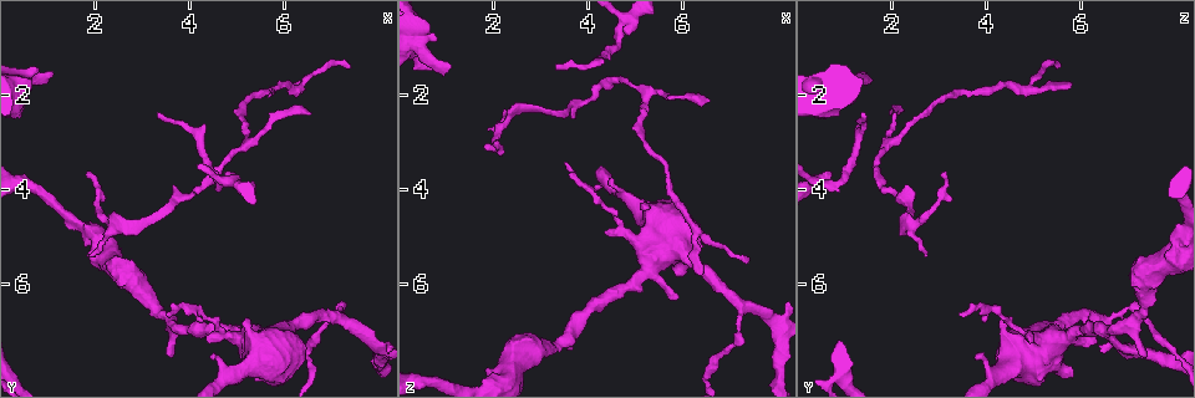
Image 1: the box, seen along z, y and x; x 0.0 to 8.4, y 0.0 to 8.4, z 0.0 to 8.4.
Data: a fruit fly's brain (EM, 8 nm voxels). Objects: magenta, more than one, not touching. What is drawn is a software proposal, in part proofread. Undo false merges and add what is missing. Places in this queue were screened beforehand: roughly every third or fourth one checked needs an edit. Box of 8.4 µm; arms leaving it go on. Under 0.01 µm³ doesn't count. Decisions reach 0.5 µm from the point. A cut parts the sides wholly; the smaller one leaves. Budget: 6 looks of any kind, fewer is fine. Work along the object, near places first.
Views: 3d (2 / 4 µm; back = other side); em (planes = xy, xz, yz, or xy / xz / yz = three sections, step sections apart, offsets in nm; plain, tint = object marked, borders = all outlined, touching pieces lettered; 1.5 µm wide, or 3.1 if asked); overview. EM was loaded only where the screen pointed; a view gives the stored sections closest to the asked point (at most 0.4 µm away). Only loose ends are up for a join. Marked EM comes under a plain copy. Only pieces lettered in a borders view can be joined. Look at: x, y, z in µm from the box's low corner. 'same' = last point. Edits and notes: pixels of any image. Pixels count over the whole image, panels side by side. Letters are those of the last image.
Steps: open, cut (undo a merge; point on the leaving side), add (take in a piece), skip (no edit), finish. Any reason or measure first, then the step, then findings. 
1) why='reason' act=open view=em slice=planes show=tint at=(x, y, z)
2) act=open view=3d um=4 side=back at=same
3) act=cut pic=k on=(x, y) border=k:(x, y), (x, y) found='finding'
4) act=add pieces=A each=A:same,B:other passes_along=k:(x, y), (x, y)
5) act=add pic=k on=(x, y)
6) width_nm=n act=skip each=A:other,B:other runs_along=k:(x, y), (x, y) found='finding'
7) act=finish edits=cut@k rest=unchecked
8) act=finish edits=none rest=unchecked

why='an open end' act=open view=3d um=4 at=(1.10, 1.45, 1.40)

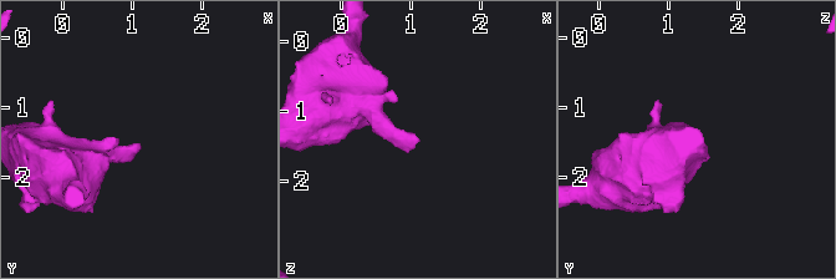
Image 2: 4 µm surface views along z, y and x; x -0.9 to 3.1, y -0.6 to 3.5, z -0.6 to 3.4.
why='shape alone is not enough' act=open view=em slice=planes show=borders at=(1.10, 1.55, 1.45)

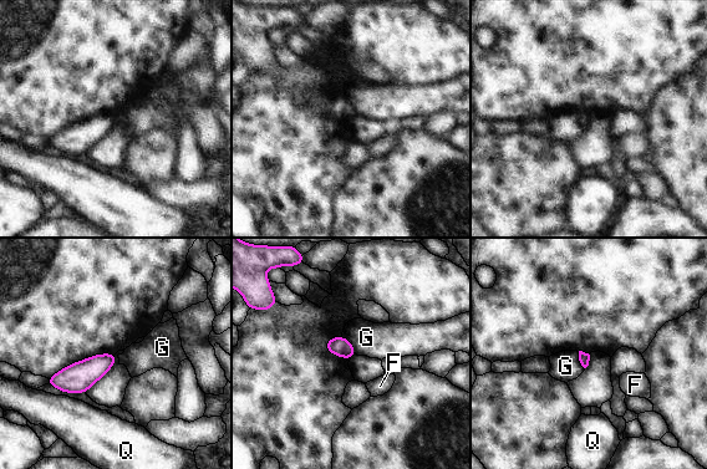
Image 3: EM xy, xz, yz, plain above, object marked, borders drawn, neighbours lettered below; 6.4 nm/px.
act=skip each=F:other,G:other,Q:other border=3:(342, 335), (351, 343), (356, 353) found='none of them fits'

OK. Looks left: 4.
act=open view=3d um=2 at=(1.90, 3.65, 3.15)

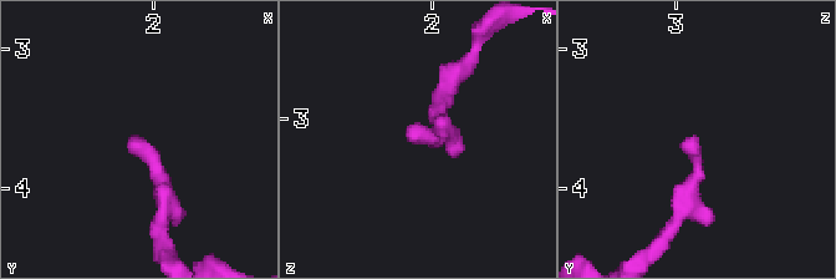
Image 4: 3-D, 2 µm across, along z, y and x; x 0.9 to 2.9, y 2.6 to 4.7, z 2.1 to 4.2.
act=open view=em slice=planes show=borders at=(1.84, 3.62, 3.14)

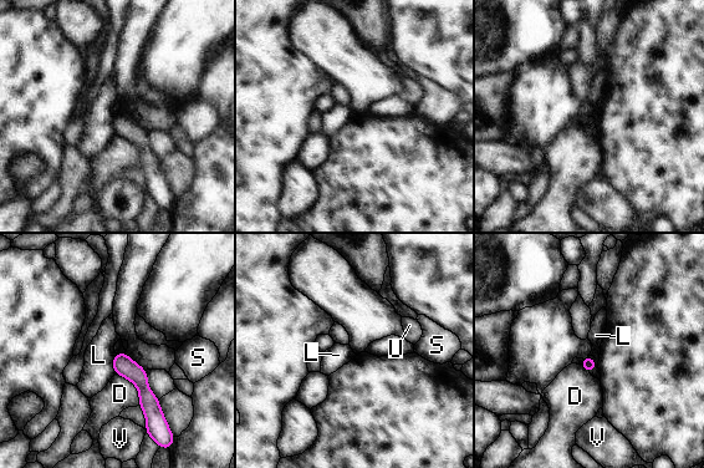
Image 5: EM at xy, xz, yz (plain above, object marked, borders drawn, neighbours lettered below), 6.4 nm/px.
width_nm=90 longest_contact=D:260nm act=skip each=D:other,L:other,S:other,U:other,V:other found='none of them fits'

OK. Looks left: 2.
act=finish edits=none rest=unchecked

